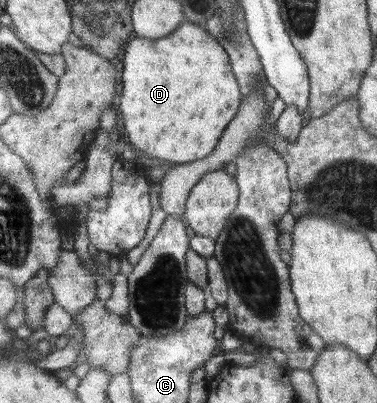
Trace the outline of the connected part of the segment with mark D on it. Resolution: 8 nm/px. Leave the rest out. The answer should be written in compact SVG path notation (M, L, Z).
M186 19L170 36L149 40L134 35L129 40L122 60L123 93L118 107L135 150L177 164L210 155L240 104L239 85L235 85L225 52L206 26Z

